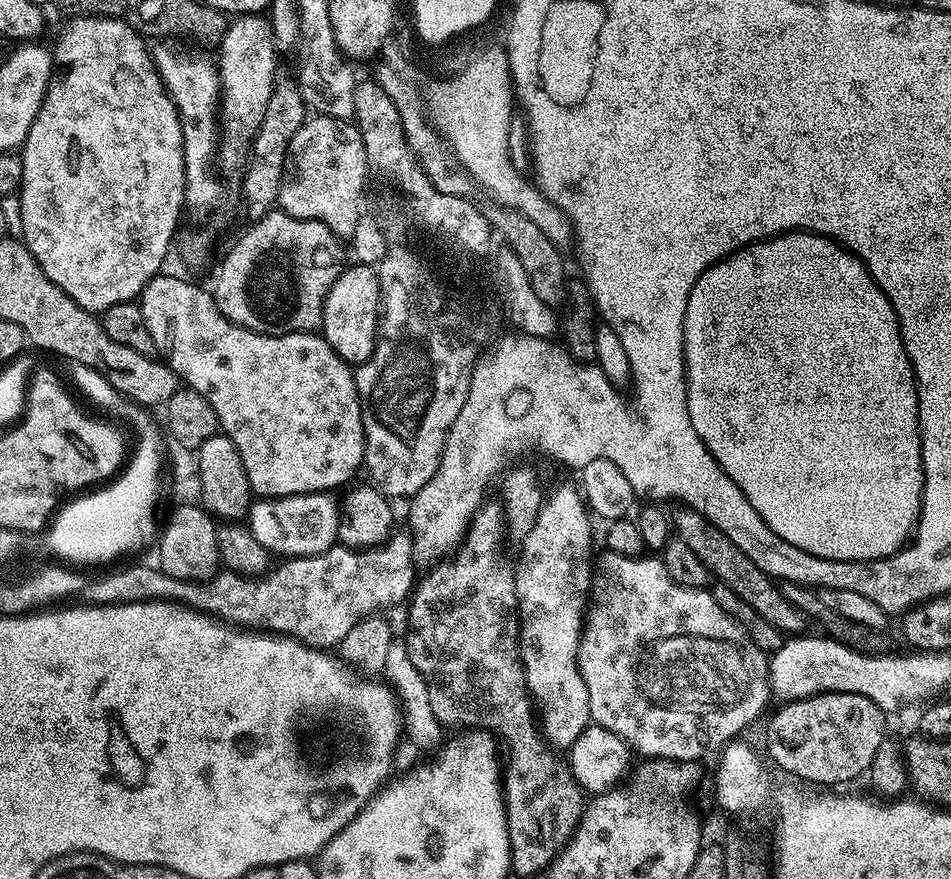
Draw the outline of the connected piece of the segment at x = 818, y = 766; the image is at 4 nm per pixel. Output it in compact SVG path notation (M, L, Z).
M822 692L819 696L807 696L801 700L790 700L779 705L780 709L768 720L768 756L784 772L797 776L797 781L812 786L840 786L847 780L863 777L874 762L874 753L886 739L883 708L870 698L849 692Z

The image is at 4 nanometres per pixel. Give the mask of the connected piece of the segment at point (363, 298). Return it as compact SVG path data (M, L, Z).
M352 262L330 286L324 299L324 313L320 328L325 342L349 365L363 365L376 348L378 321L382 305L380 302L380 277L375 267Z

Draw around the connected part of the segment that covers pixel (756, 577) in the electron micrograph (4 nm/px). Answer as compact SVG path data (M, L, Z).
M684 506L673 513L673 529L675 535L682 538L682 542L688 546L696 558L702 562L709 572L709 575L719 583L733 590L738 594L742 601L748 606L753 607L758 614L765 618L766 622L774 626L785 635L803 635L806 631L807 615L787 602L783 591L777 586L777 583L764 571L759 570L746 554L740 550L724 534L713 527L711 523L700 512Z

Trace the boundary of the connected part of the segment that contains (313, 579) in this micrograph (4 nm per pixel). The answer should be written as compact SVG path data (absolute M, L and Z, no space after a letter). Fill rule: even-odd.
M407 531L391 533L382 545L367 549L347 548L341 544L329 547L320 555L287 559L282 565L271 567L257 574L219 569L207 580L193 585L191 607L203 611L225 623L246 630L267 631L291 636L312 647L331 648L354 628L360 620L404 601L411 595L416 582L416 566L413 560L412 537Z

